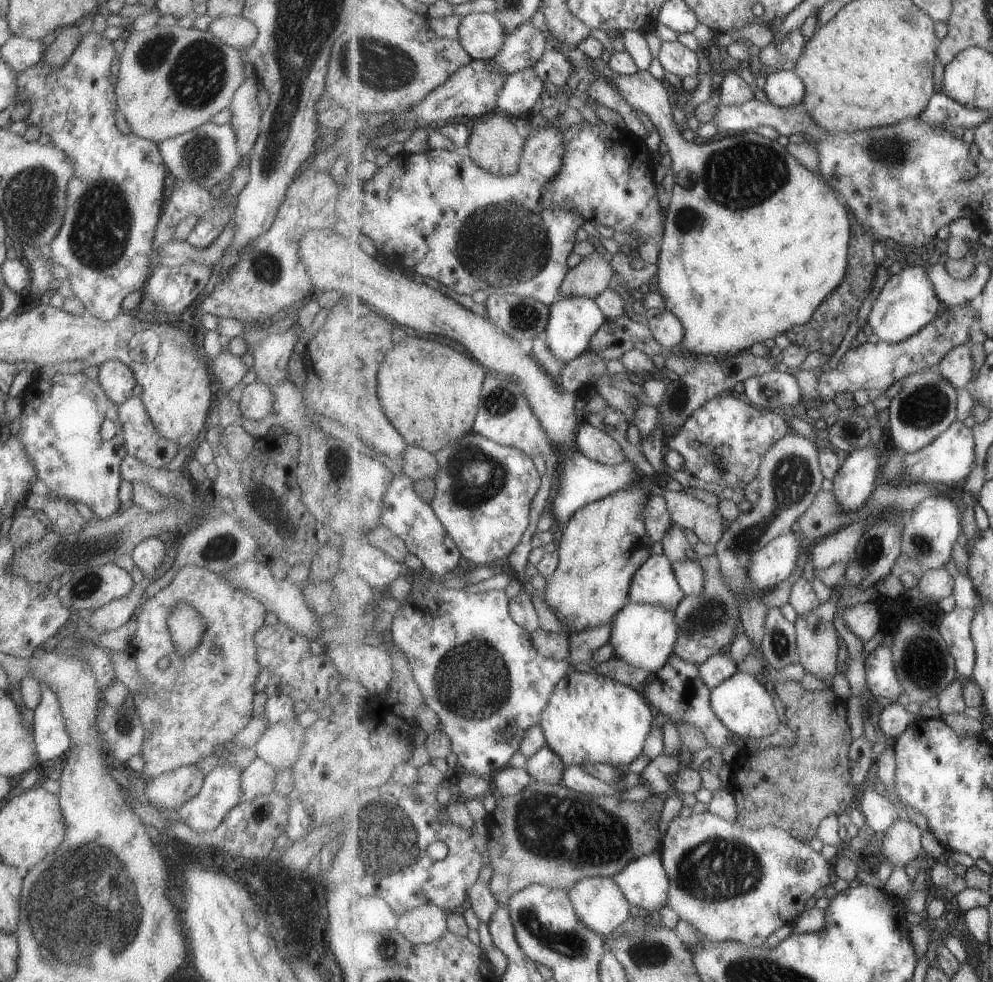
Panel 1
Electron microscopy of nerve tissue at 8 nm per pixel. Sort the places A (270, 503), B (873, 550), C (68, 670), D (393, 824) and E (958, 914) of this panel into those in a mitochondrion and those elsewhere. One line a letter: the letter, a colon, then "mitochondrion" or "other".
A: mitochondrion
B: mitochondrion
C: other
D: mitochondrion
E: other

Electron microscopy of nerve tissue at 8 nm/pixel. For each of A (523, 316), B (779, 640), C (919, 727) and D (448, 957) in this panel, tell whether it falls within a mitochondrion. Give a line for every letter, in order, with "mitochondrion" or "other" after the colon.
A: mitochondrion
B: mitochondrion
C: other
D: other

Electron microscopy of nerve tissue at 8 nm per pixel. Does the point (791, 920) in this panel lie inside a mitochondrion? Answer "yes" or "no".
no

